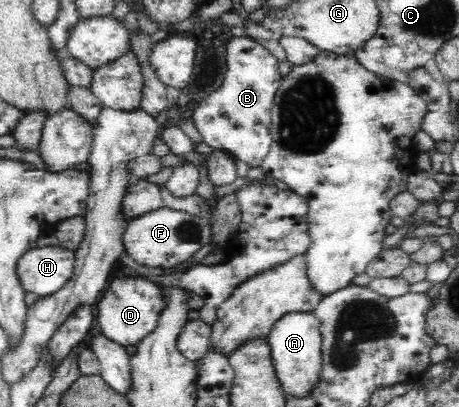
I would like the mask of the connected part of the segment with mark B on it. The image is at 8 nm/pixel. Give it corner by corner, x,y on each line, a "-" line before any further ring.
233,36
226,44
226,58
228,59
227,70
222,86
194,106
193,123
208,146
230,151
235,158
240,158
249,167
261,166
273,141
269,133
269,126
271,125
271,108
274,104
274,97
282,82
282,74
278,71
280,62
268,49
250,36

